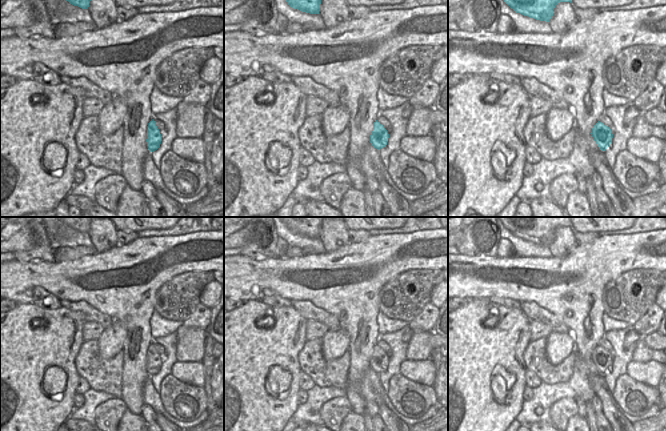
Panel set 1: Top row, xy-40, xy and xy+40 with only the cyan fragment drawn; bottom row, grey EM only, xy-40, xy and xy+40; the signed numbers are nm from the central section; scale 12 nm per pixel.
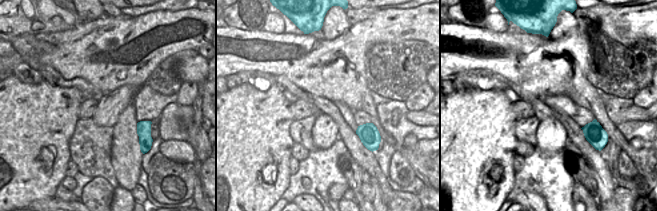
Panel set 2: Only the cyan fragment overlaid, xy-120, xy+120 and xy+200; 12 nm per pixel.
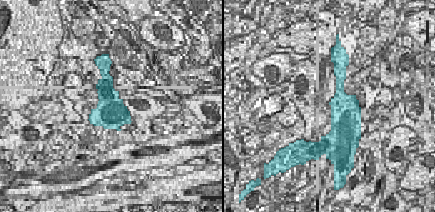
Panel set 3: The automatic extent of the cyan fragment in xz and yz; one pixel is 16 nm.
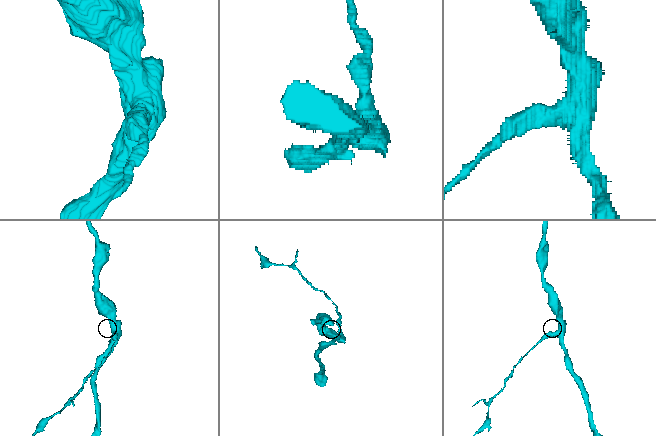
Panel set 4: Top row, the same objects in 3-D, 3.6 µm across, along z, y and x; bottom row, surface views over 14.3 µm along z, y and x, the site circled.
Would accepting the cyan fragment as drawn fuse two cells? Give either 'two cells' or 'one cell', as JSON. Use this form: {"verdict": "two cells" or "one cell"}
{"verdict": "two cells"}

